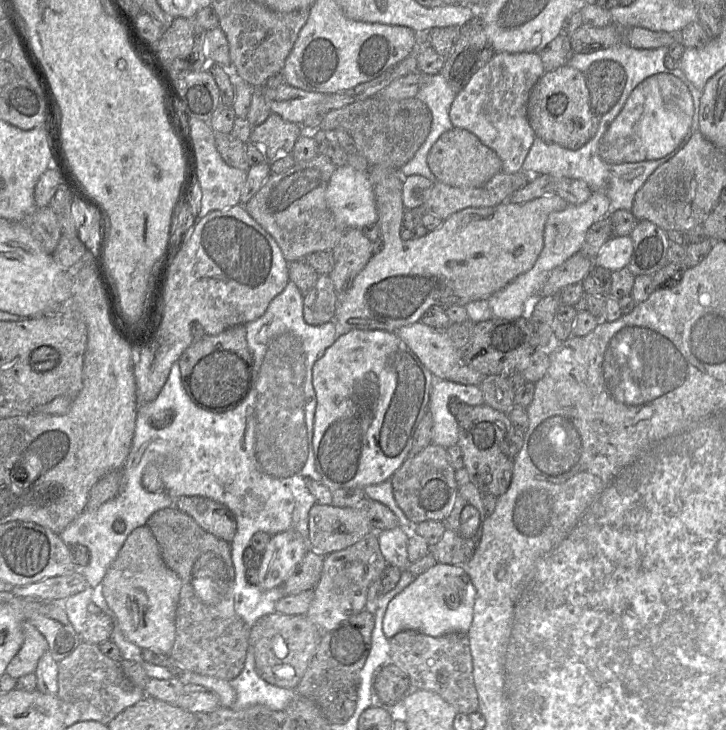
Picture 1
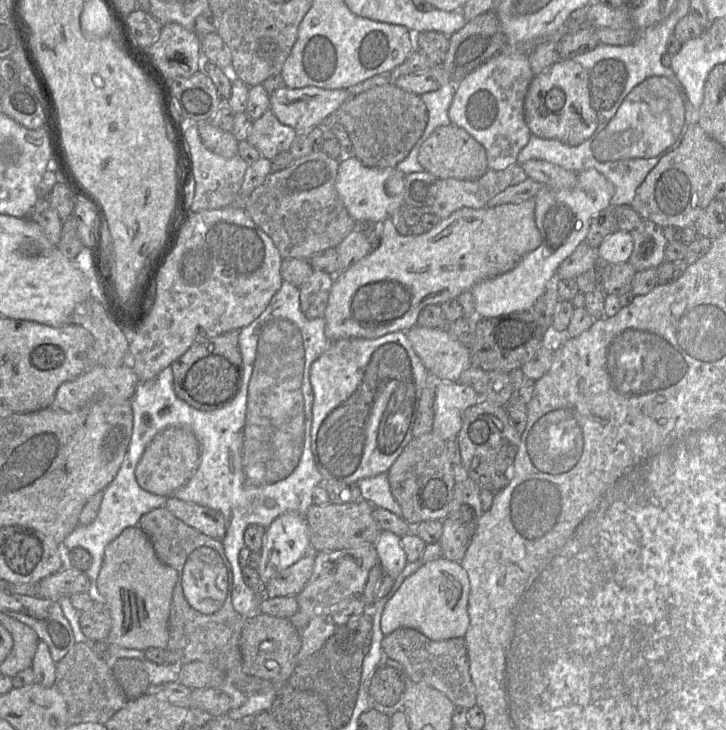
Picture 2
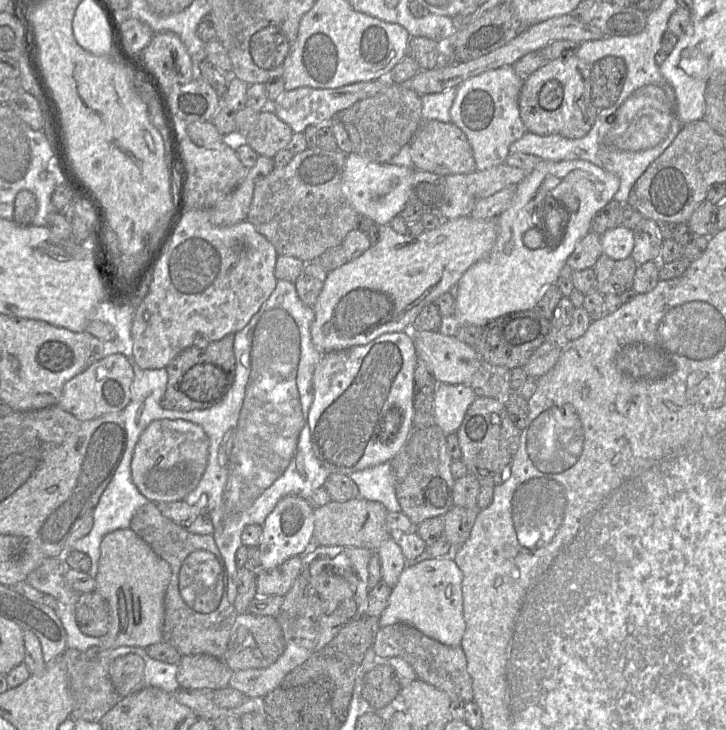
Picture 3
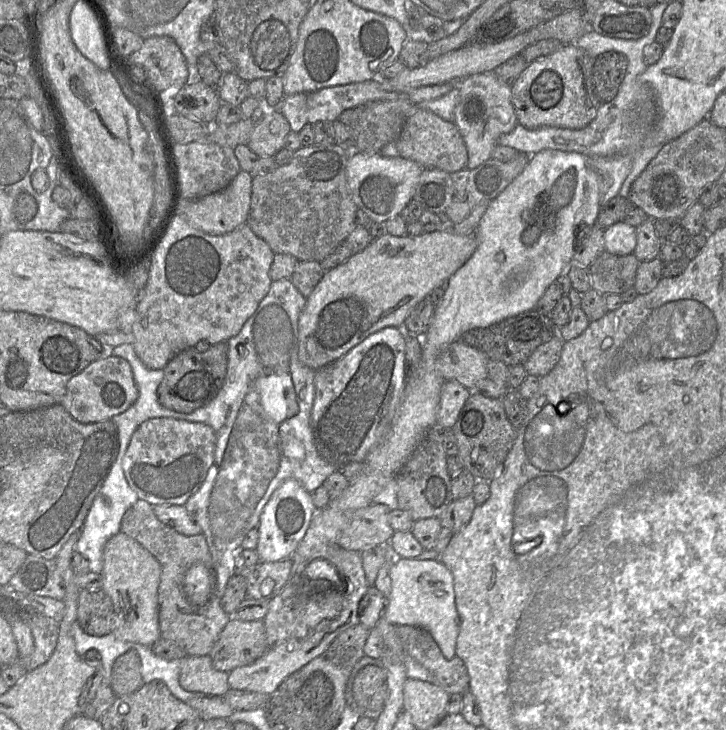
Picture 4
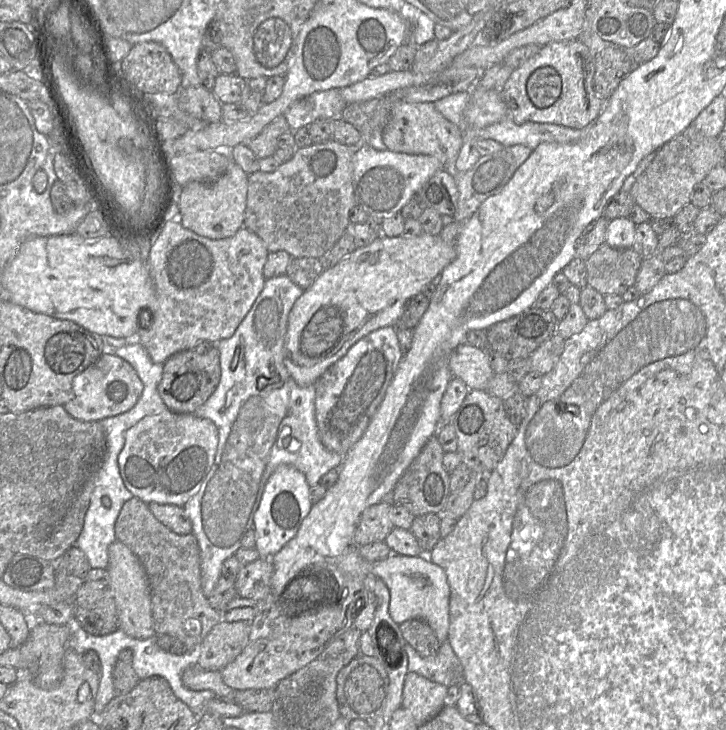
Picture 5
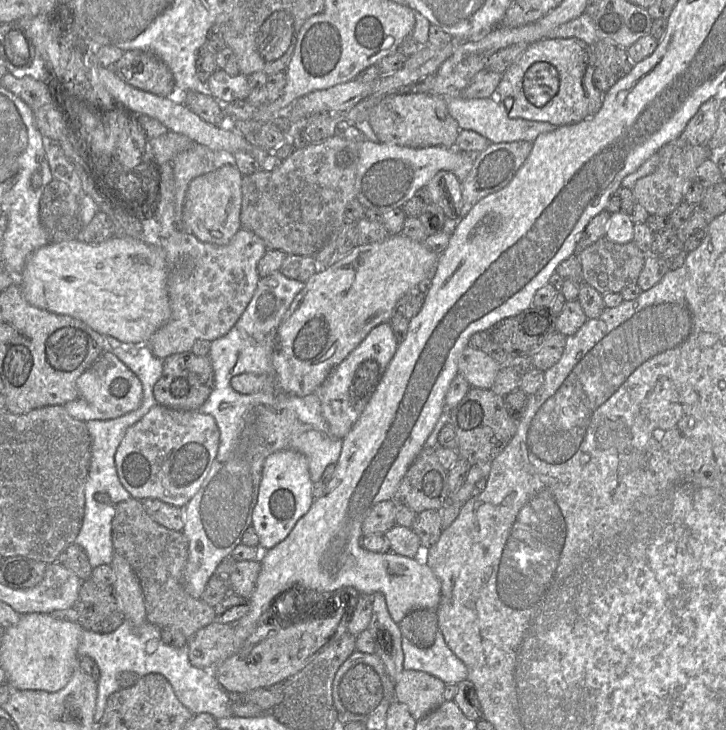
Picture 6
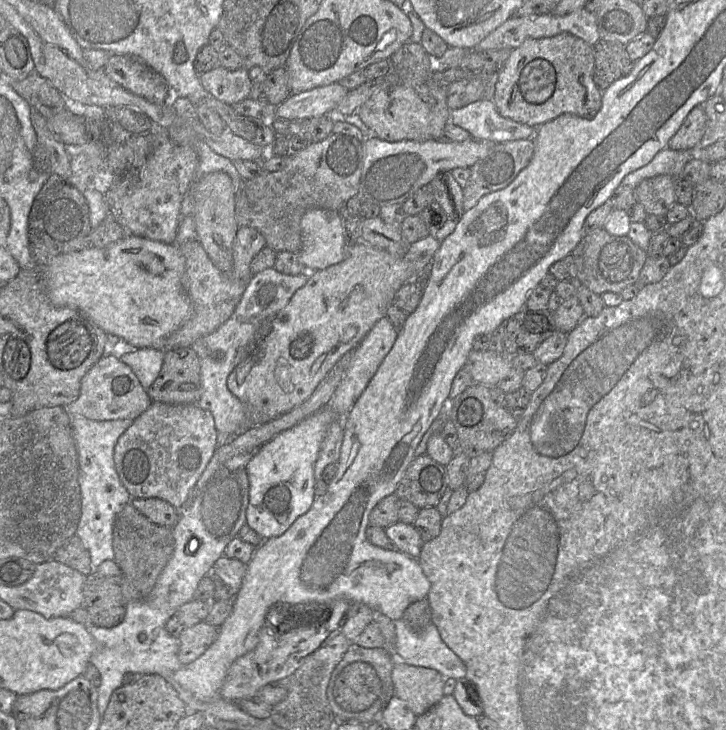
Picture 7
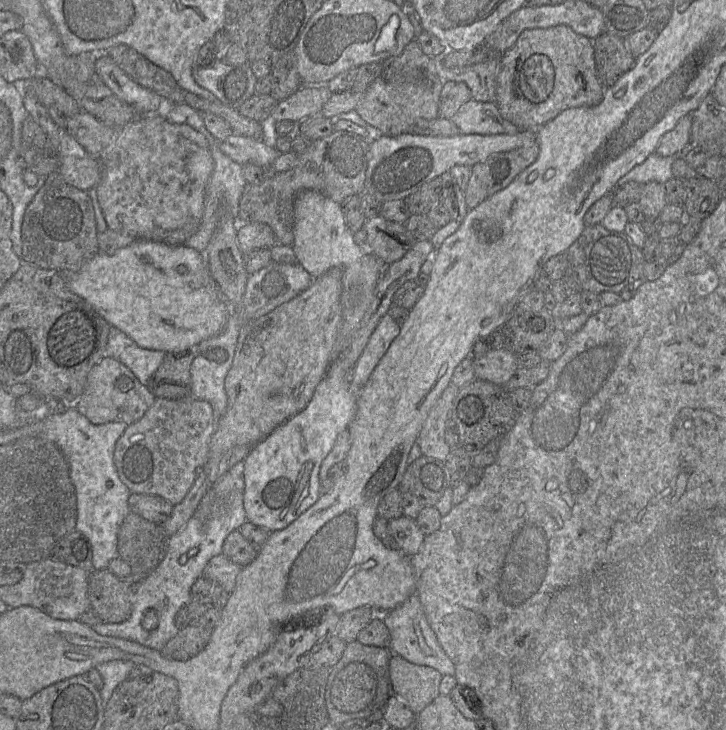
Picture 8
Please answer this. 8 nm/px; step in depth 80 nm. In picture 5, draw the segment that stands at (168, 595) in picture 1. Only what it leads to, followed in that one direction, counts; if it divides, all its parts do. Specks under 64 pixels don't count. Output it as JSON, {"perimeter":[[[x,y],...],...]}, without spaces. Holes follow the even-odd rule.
{"perimeter":[[[115,540],[108,547],[108,567],[110,590],[116,604],[119,628],[128,636],[147,639],[156,636],[148,579],[137,556],[122,542]]]}

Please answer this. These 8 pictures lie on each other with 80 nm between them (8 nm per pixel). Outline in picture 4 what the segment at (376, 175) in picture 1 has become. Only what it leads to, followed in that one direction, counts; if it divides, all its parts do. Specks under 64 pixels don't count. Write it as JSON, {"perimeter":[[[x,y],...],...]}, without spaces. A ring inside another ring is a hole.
{"perimeter":[[[444,228],[420,236],[396,237],[385,233],[342,264],[325,271],[298,320],[298,357],[313,370],[333,363],[371,334],[387,327],[400,328],[410,310],[427,294],[448,279],[472,256],[477,248],[474,234],[459,235]]]}

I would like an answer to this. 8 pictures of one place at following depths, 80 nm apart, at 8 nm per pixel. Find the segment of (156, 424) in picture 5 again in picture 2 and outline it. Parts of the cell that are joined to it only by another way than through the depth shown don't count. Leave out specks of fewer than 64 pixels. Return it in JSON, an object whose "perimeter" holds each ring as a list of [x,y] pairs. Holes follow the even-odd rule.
{"perimeter":[[[168,427],[159,432],[146,447],[136,466],[135,477],[145,491],[169,497],[193,476],[199,459],[200,444],[195,435],[184,427]]]}

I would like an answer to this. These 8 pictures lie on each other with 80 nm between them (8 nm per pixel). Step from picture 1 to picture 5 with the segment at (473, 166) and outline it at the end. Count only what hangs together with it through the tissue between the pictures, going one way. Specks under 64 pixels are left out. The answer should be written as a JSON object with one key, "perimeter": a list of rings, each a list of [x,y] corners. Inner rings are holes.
{"perimeter":[[[394,100],[391,104],[382,140],[393,152],[437,157],[446,169],[453,168],[463,145],[462,130],[438,112],[432,102],[410,103],[403,100]]]}

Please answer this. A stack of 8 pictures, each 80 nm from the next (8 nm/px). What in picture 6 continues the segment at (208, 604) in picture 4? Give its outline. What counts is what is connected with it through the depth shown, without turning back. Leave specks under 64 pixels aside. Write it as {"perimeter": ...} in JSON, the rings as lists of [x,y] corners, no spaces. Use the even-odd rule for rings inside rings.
{"perimeter":[[[131,497],[117,505],[112,520],[112,542],[114,551],[127,560],[140,582],[148,622],[160,628],[175,626],[189,639],[215,621],[214,607],[192,597],[183,587],[183,573],[189,555],[186,537],[182,532],[154,521],[142,501]]]}

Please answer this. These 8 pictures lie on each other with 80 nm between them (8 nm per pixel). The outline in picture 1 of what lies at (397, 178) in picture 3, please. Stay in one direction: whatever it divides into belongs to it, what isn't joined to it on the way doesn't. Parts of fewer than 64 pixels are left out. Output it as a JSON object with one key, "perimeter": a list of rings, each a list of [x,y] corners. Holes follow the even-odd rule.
{"perimeter":[[[349,164],[337,167],[326,190],[326,202],[336,221],[345,229],[361,229],[378,223],[369,172],[356,170]]]}

